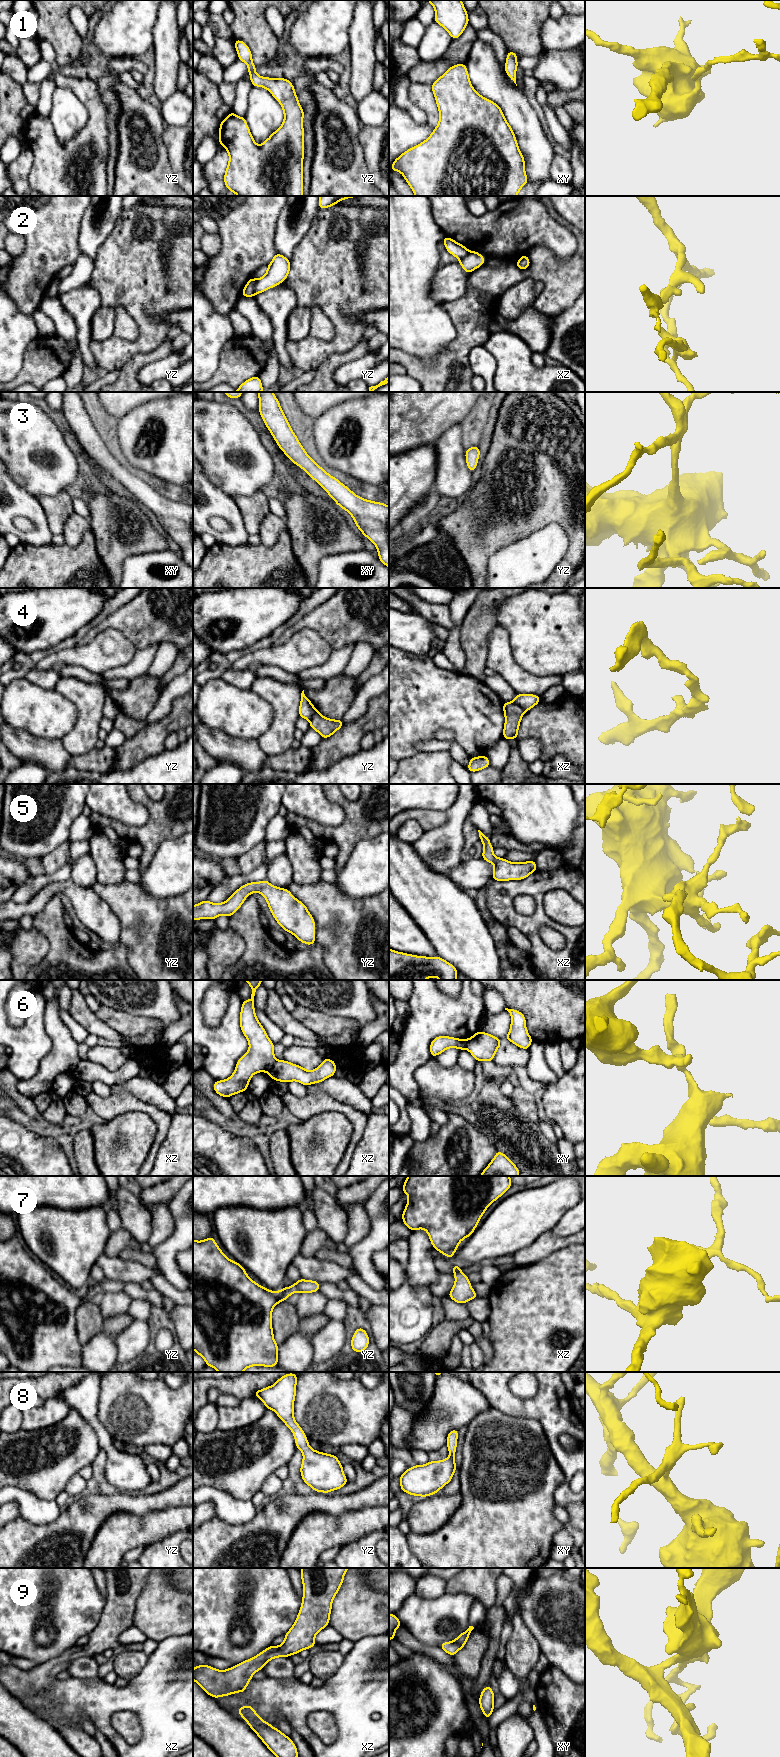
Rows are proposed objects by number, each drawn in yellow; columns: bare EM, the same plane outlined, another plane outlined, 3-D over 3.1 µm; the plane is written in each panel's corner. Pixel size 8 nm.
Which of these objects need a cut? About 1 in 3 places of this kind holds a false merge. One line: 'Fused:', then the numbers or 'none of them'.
Fused: 2, 4, 6

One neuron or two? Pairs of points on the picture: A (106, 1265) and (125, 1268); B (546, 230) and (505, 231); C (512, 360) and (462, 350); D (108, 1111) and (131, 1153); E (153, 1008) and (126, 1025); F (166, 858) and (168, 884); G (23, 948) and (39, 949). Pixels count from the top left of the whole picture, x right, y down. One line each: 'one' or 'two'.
A: one
B: one
C: two
D: two
E: two
F: one
G: one

